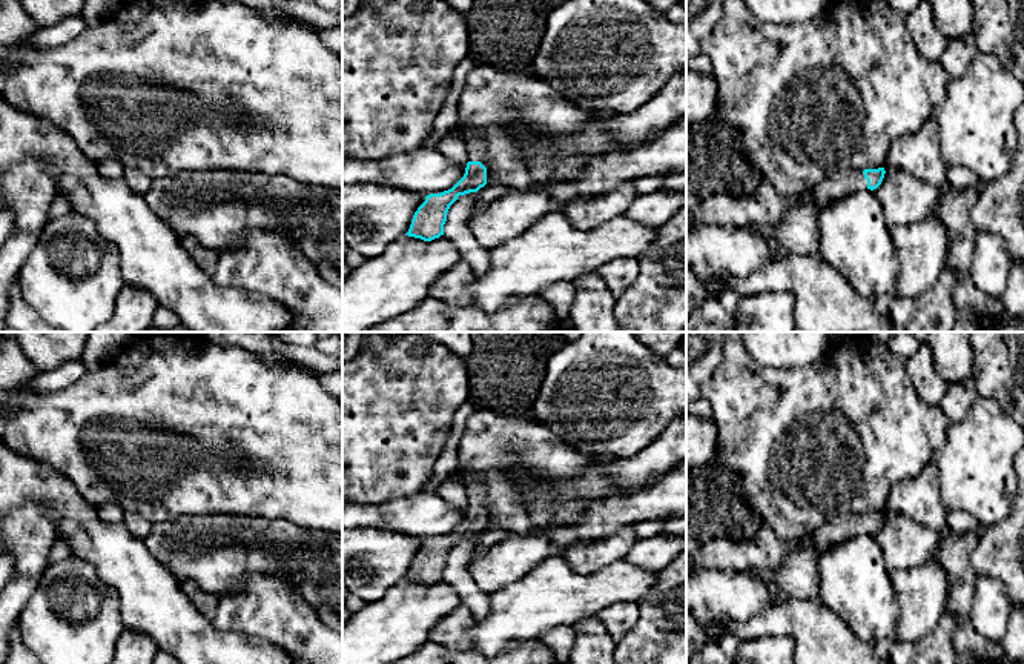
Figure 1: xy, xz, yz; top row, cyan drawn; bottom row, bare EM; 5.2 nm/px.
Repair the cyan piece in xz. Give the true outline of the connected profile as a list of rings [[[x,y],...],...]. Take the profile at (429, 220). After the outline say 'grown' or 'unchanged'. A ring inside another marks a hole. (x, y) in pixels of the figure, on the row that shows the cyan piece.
[[[476,134],[465,137],[468,163],[464,177],[448,191],[430,194],[413,215],[410,229],[405,235],[431,241],[444,235],[447,212],[459,195],[477,192],[487,184],[487,140]]] | grown

